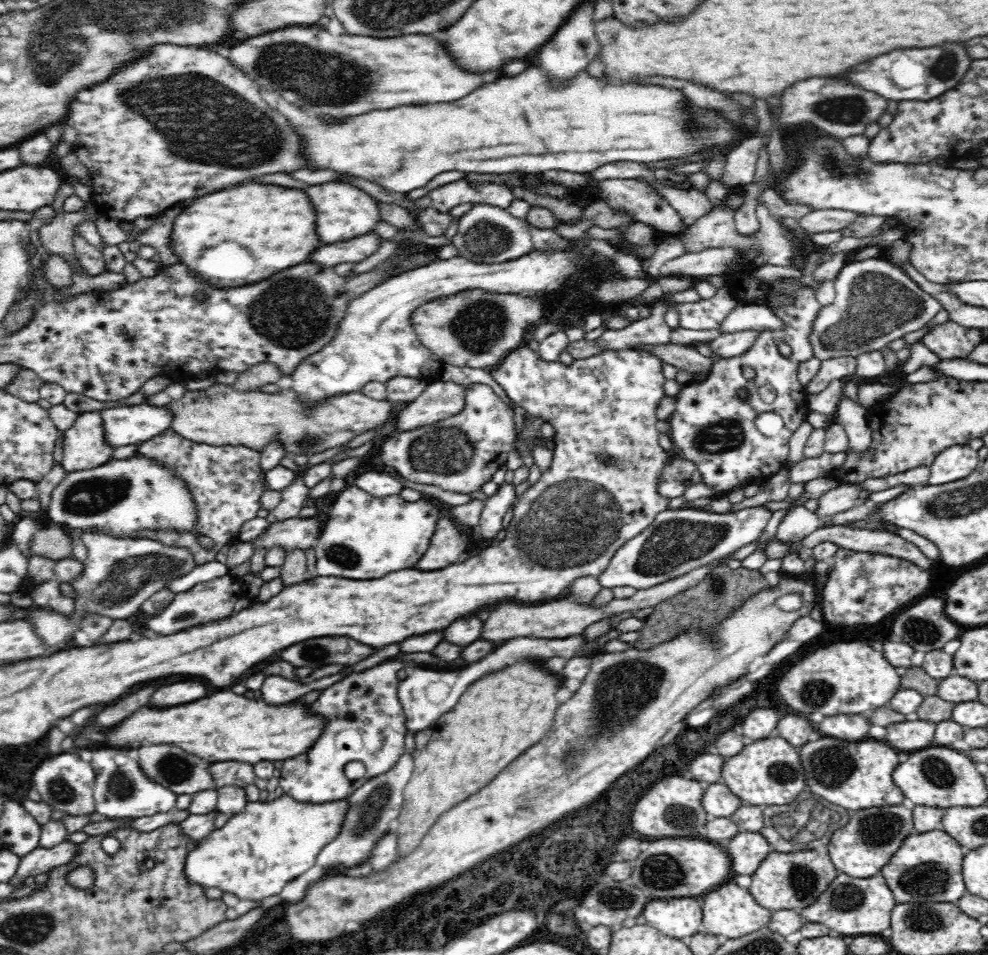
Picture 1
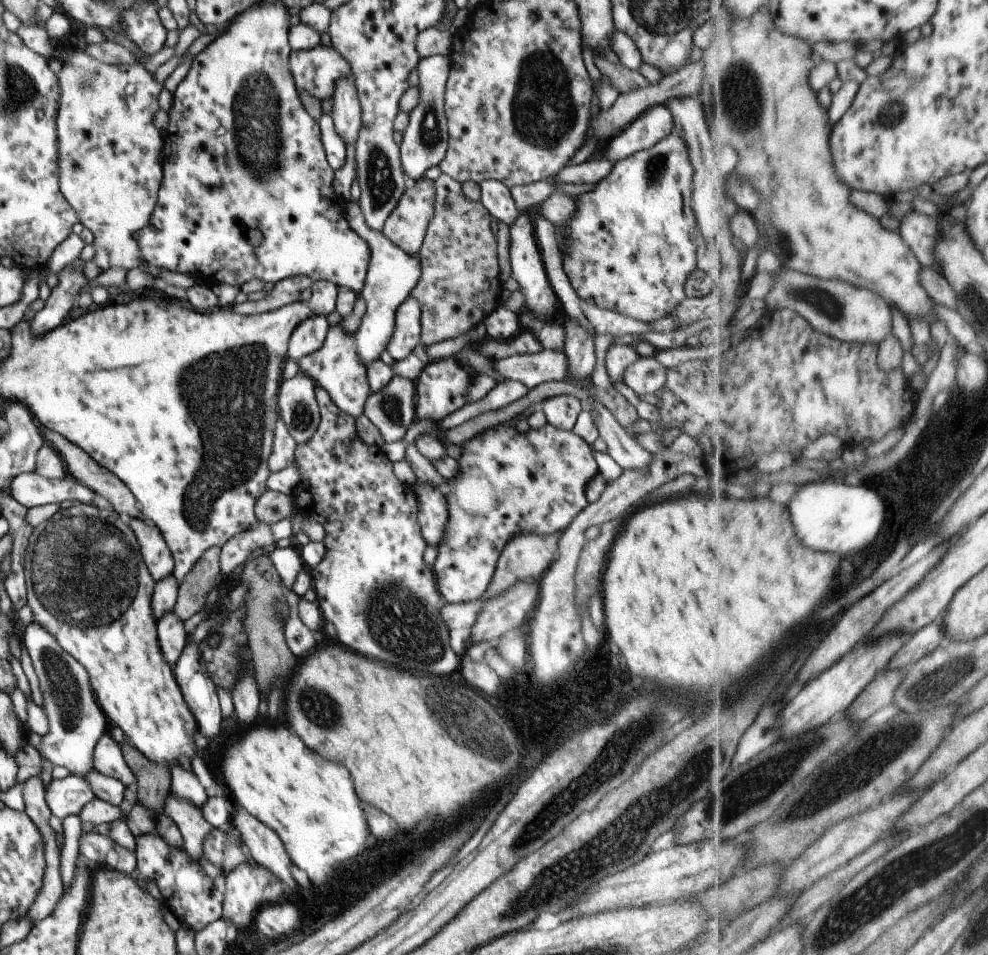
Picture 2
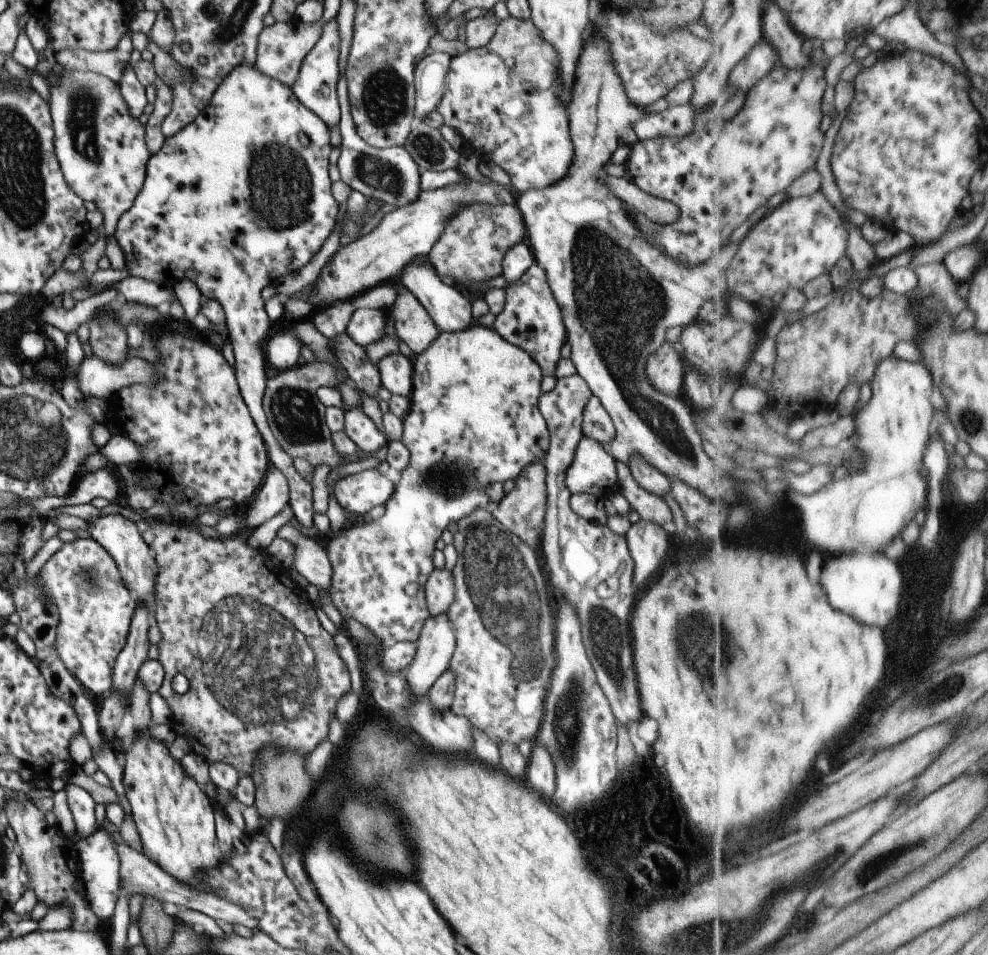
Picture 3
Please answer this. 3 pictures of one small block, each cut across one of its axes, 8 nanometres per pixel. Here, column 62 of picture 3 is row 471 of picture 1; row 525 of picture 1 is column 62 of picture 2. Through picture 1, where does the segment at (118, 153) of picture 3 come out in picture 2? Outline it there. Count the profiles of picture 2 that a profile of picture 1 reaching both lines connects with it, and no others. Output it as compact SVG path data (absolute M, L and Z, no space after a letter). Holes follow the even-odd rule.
M78 46L73 48L68 58L61 60L63 66L60 73L57 75L57 84L59 87L58 111L55 117L55 128L57 135L57 152L59 157L59 190L64 196L64 199L70 207L76 212L79 217L79 222L92 233L92 244L94 245L93 262L96 267L102 272L110 271L114 268L132 269L139 267L143 261L139 254L139 247L137 244L137 235L141 229L150 225L150 220L157 204L157 197L163 180L163 138L162 132L158 131L154 123L156 112L160 109L158 105L158 96L162 90L162 86L154 80L154 73L148 72L144 65L137 63L136 65L112 65L104 61L94 59L89 56L86 50L82 50Z

